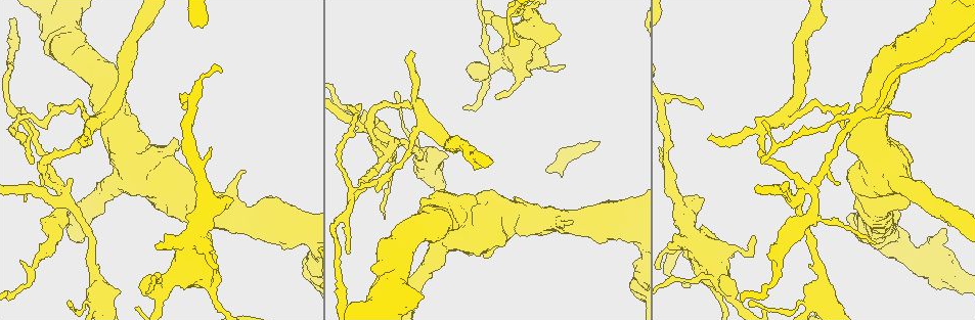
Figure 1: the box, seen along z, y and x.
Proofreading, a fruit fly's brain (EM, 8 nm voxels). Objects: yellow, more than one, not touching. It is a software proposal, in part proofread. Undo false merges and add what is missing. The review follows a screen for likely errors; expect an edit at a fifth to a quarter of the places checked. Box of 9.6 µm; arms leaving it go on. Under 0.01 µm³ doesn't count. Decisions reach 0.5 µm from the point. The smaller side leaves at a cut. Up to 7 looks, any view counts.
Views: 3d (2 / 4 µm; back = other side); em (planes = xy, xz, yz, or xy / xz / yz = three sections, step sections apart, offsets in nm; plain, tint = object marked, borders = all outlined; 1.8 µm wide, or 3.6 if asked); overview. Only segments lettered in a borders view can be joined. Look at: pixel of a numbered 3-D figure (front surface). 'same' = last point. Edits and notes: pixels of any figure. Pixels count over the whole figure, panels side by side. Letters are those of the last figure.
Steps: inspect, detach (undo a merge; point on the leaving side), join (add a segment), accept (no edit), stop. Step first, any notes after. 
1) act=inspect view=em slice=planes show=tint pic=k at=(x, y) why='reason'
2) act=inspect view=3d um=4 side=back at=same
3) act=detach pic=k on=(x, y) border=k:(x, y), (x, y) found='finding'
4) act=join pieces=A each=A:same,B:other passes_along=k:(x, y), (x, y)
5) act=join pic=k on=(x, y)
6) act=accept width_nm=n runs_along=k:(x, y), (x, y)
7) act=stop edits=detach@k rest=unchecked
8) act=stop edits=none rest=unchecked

act=inspect view=em slice=xz step=16 show=tint pic=1 at=(388, 147) why='sudden change in width'

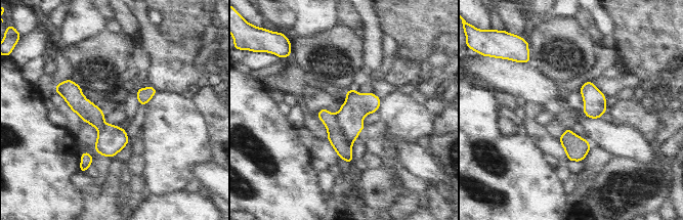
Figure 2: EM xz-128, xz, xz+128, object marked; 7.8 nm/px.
act=inspect view=em slice=yz step=8 show=borders at=same why='cut it another way'

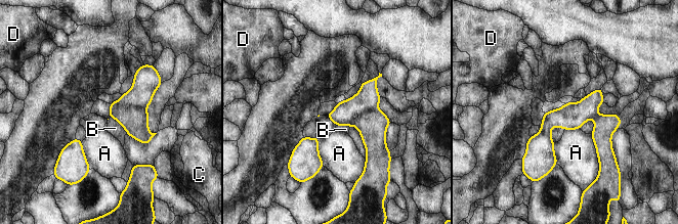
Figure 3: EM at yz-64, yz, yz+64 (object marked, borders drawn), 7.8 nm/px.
act=detach pic=3 on=(145, 82) longest_contact=A:340nm each=A:other,B:other,C:other,D:other found='two neurons meet here'

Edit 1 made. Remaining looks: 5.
act=inspect view=em slice=xz step=8 show=borders pic=1 at=(471, 194) why='thick end'

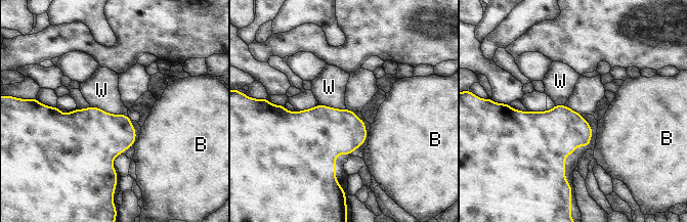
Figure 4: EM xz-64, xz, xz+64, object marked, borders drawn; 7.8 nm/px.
act=accept each=B:other,W:other border=4:(90, 105), (111, 114), (123, 115) found='no lettered segment goes on from it'

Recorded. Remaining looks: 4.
act=inspect view=3d um=2 pic=1 at=(98, 120) why='branch point'

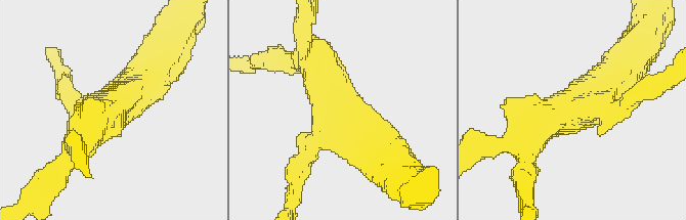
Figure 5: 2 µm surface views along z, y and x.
act=inspect view=em slice=xz step=8 show=tint pic=5 at=(585, 106) arms=3 arm_widths_nm=180,240,380

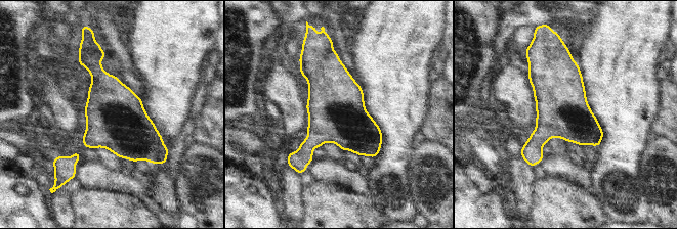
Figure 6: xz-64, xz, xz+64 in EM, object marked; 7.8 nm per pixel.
act=inspect view=em slice=planes show=borders at=same why='cut it another way'

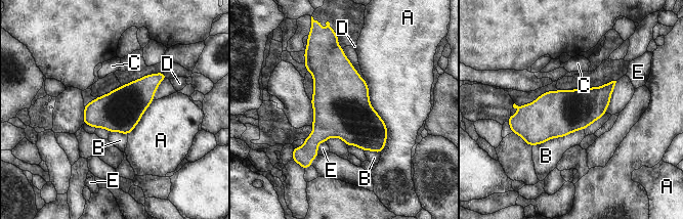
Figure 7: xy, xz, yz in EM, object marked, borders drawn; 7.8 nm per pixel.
act=accept each=A:other,B:other,C:other,D:other,E:other border=7:(584, 128), (552, 137), (532, 146) found='continuous, no second neuron'

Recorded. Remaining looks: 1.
act=stop edits=detach@3 rest=unchecked

